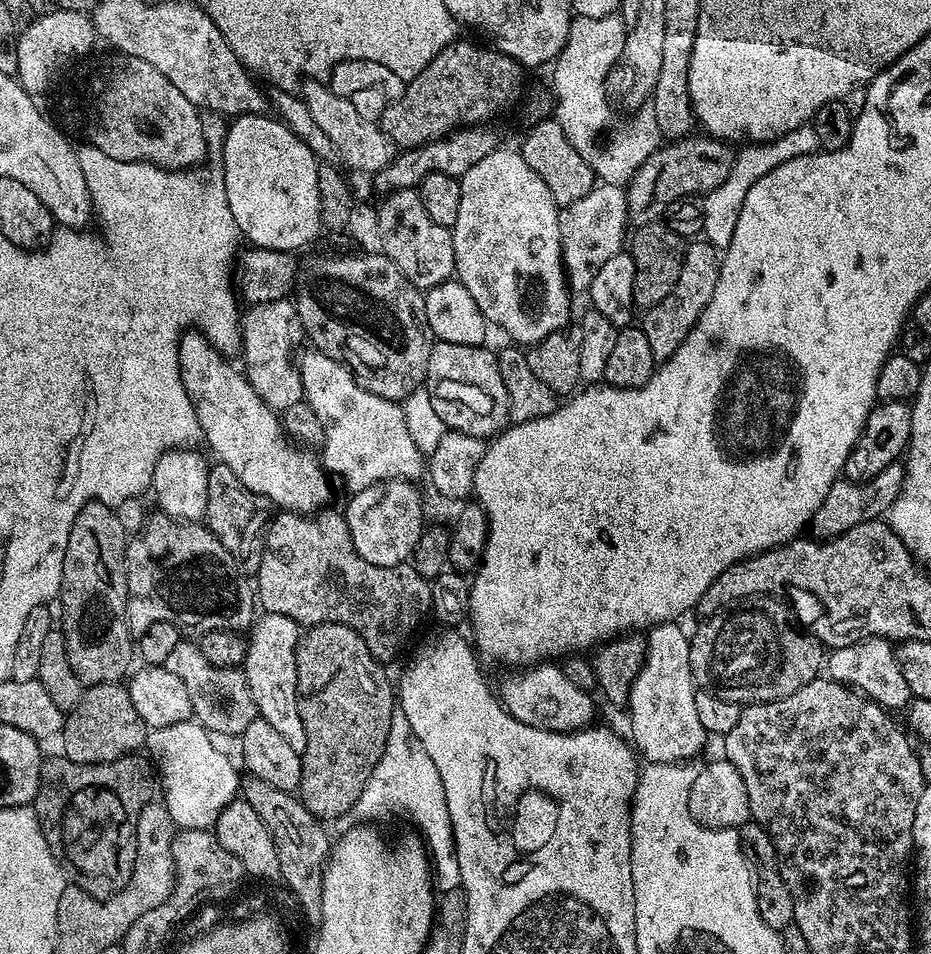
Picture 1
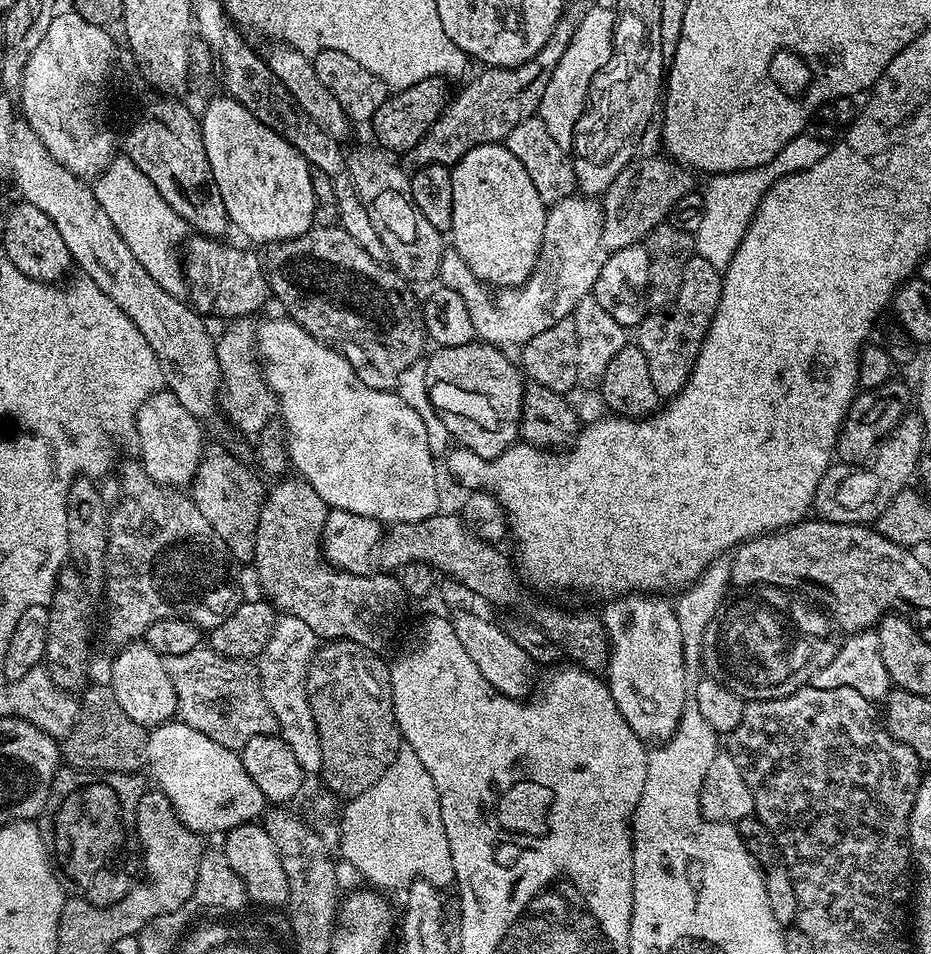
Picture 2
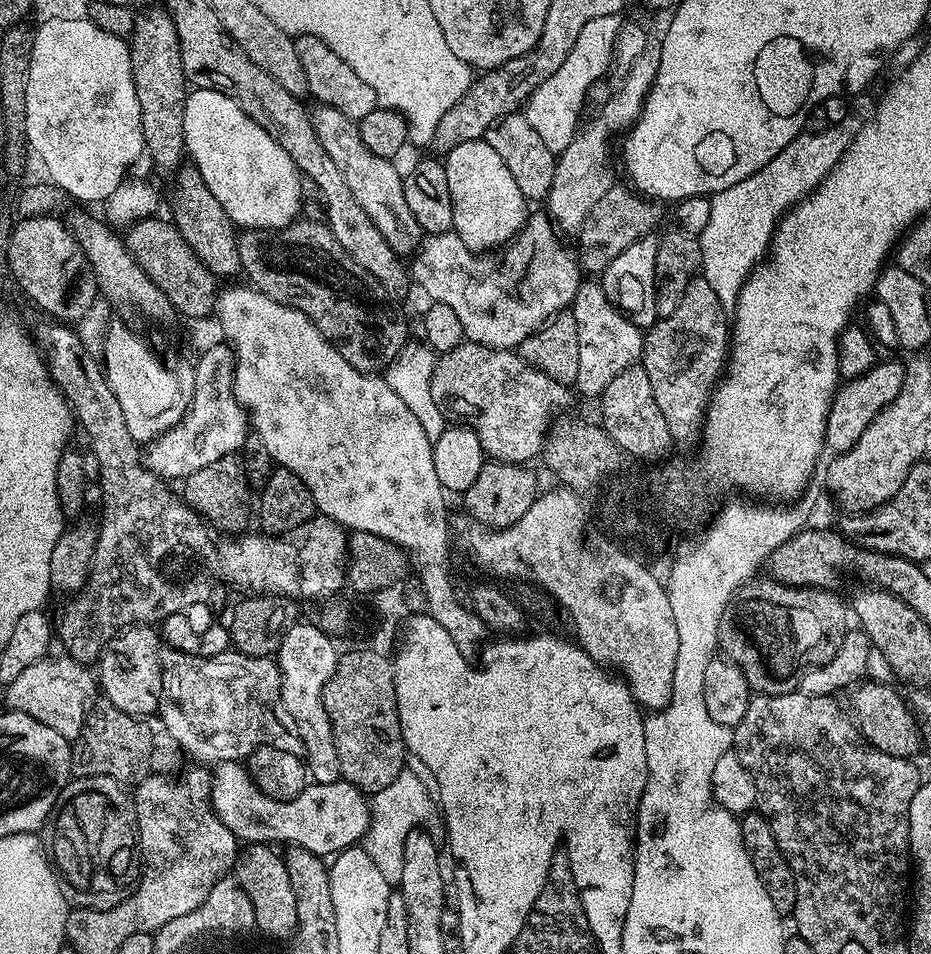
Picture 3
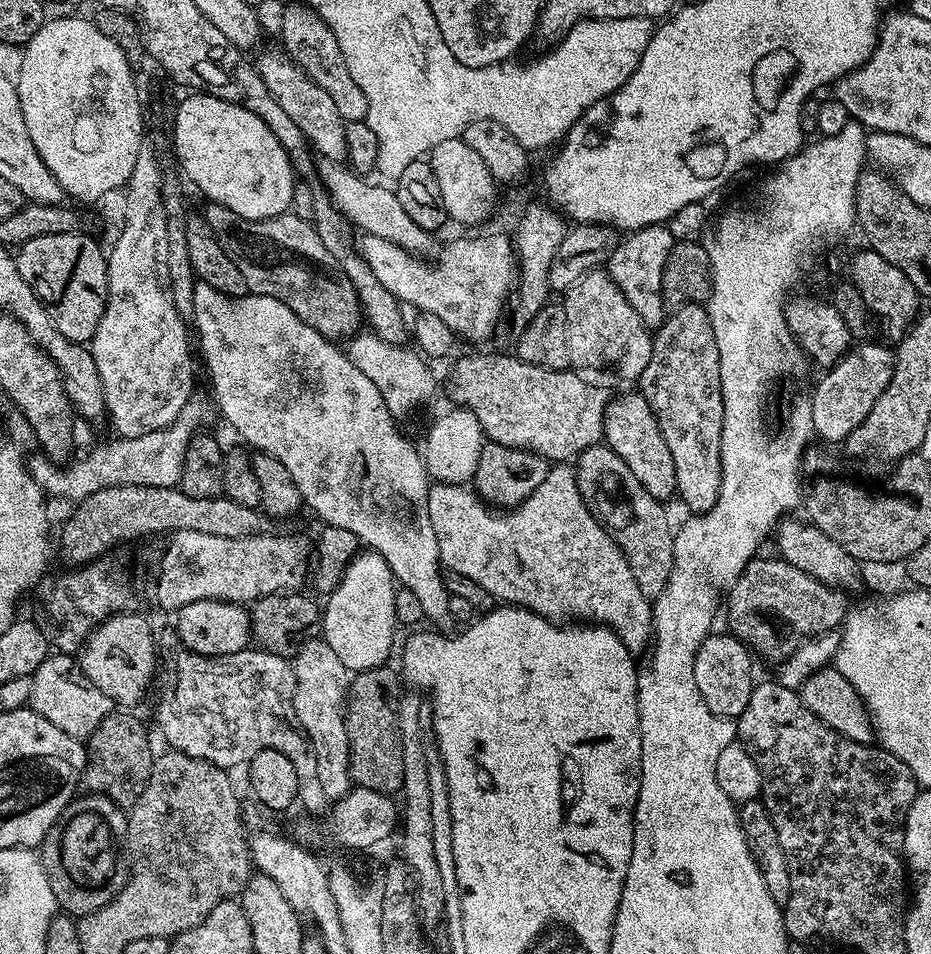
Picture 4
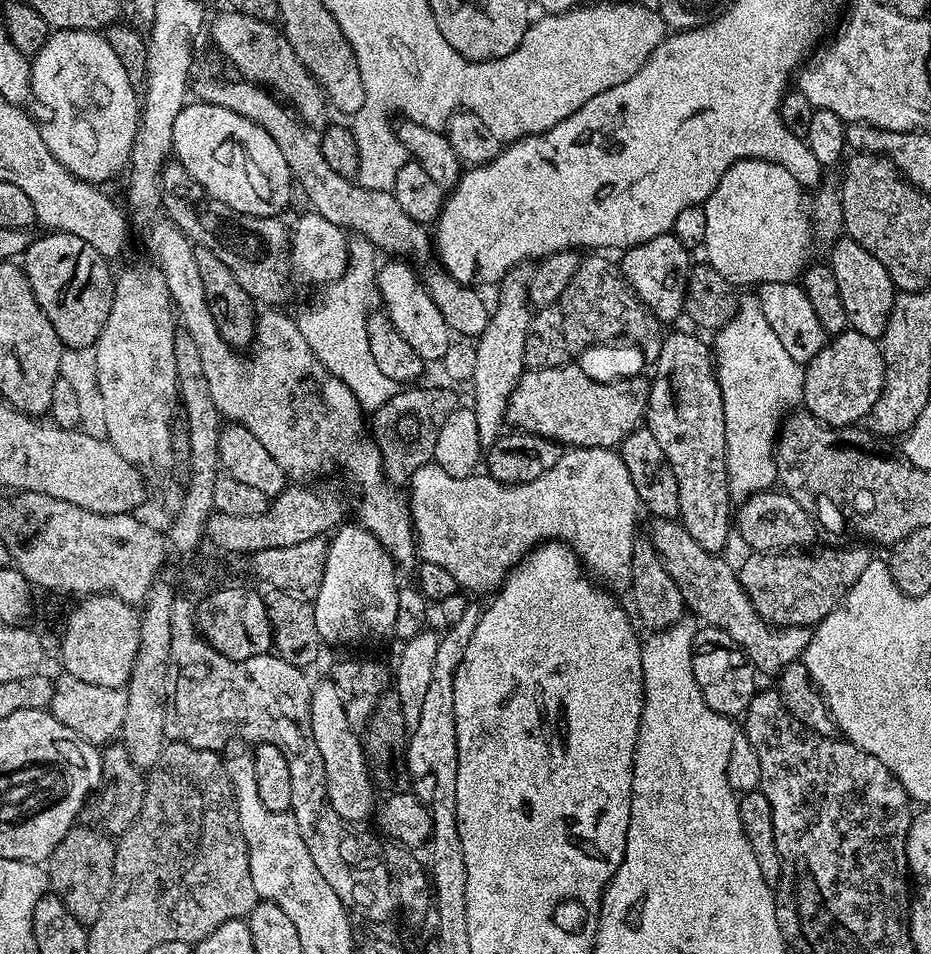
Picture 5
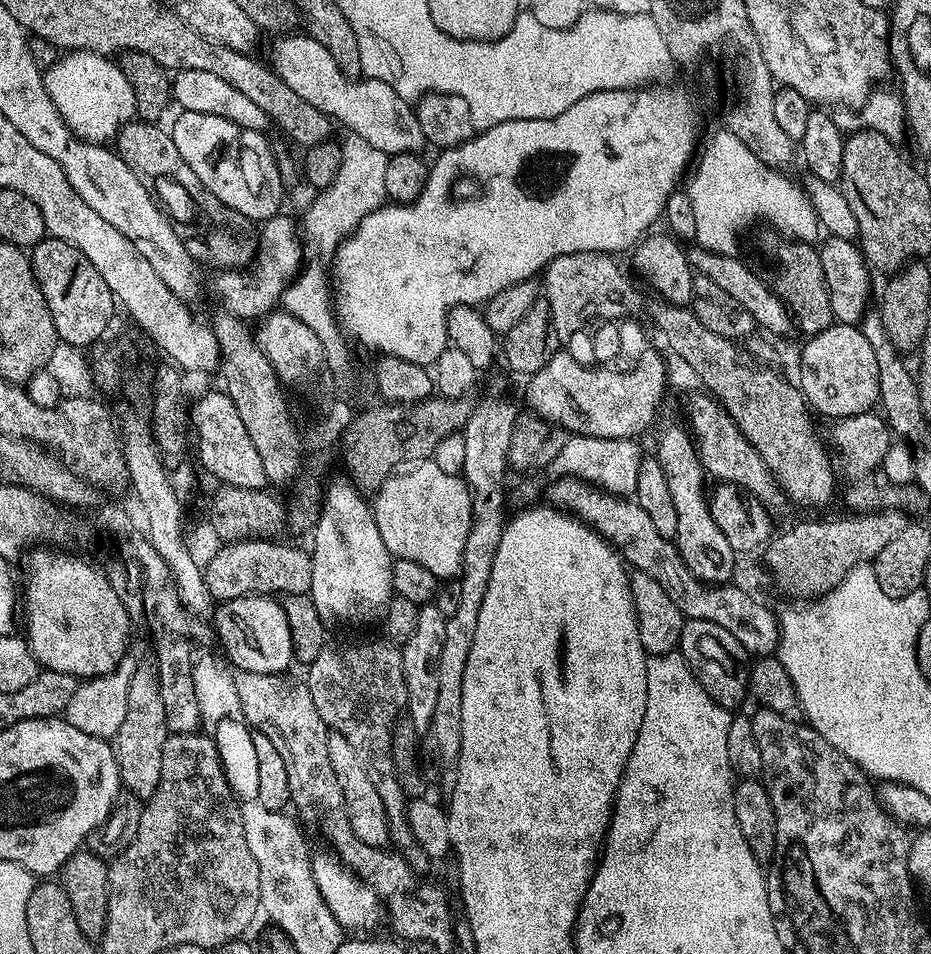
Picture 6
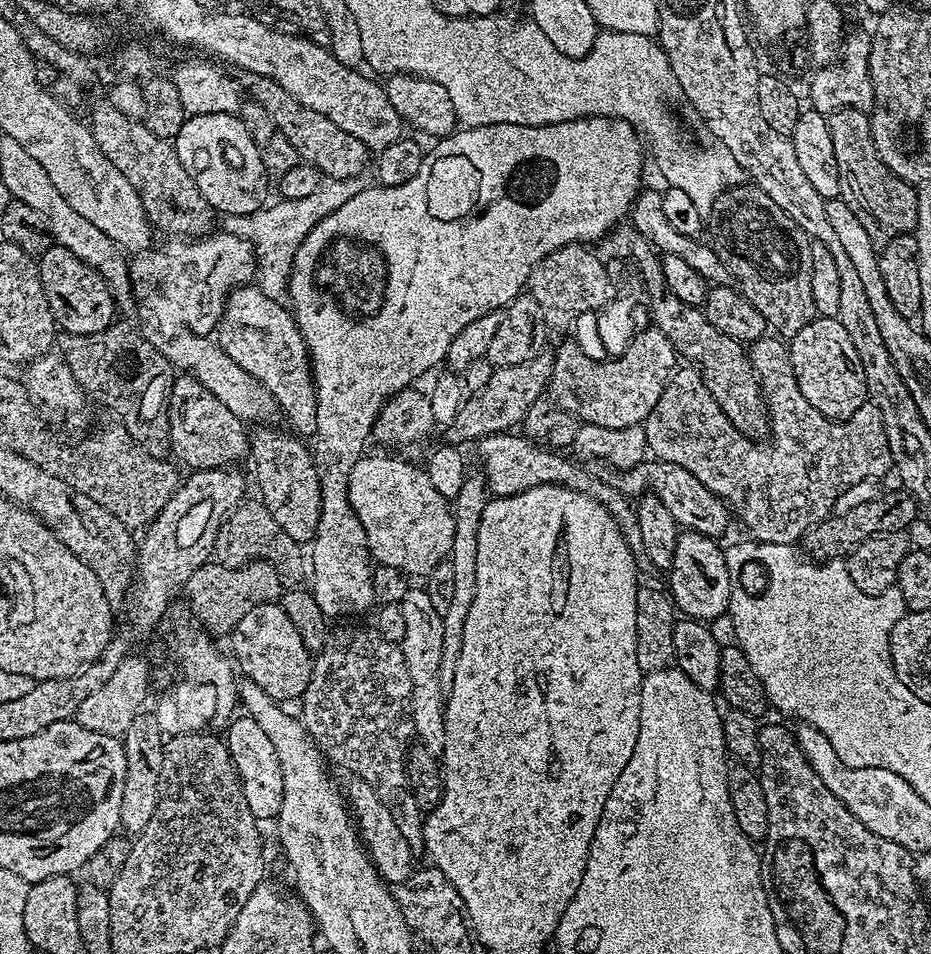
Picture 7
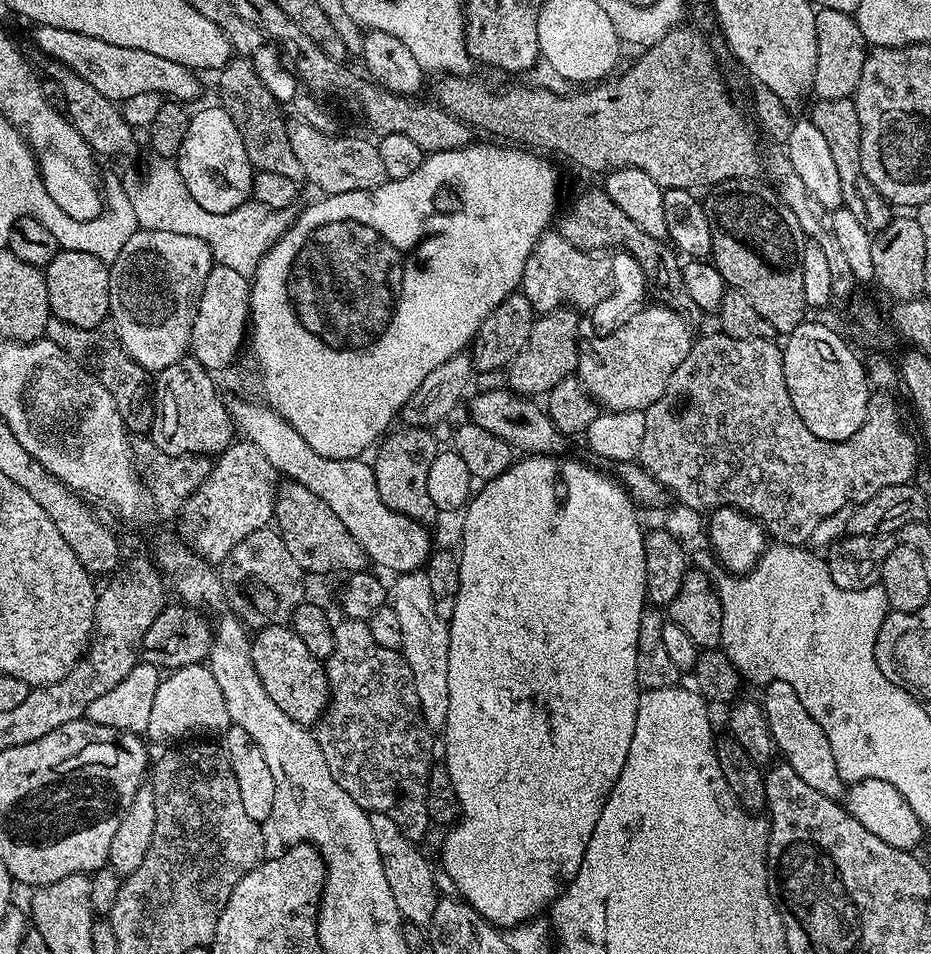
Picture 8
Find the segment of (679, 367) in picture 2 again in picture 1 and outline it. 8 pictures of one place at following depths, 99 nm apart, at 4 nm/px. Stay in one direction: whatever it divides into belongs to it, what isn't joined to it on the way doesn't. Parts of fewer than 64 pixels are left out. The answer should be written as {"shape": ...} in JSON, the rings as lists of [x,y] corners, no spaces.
{"shape":[[[696,238],[684,249],[682,258],[682,270],[678,274],[678,282],[674,282],[674,290],[658,302],[658,306],[647,309],[643,313],[642,327],[650,342],[651,352],[657,362],[668,360],[682,346],[686,334],[700,320],[702,310],[714,298],[714,286],[718,286],[718,274],[720,273],[721,253],[703,238]]]}

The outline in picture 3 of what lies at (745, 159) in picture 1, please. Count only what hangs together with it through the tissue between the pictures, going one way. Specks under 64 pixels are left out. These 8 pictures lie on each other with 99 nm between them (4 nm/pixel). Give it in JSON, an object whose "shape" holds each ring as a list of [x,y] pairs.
{"shape":[[[850,114],[842,122],[829,124],[826,130],[821,132],[805,131],[795,136],[762,170],[750,174],[750,178],[742,178],[742,182],[734,182],[734,186],[726,186],[726,190],[715,192],[710,197],[710,218],[706,230],[698,237],[700,241],[700,272],[702,279],[710,282],[714,294],[718,296],[718,302],[726,310],[735,309],[736,299],[740,297],[742,286],[747,282],[748,275],[759,268],[762,261],[767,257],[768,249],[772,242],[772,235],[776,232],[776,226],[783,218],[784,213],[794,204],[808,197],[819,186],[824,179],[834,170],[834,166],[842,158],[842,154],[852,145],[854,139],[860,132],[862,120],[856,114]]]}

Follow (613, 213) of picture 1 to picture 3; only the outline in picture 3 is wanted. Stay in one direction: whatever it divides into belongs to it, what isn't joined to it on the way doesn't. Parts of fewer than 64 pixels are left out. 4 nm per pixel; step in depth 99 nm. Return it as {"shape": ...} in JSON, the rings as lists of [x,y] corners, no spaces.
{"shape":[[[533,211],[529,215],[520,233],[501,249],[500,260],[496,257],[500,255],[493,253],[471,252],[453,231],[425,235],[421,239],[420,247],[412,258],[412,266],[410,264],[408,268],[411,279],[433,303],[446,305],[454,311],[469,343],[492,349],[517,349],[526,337],[548,323],[557,313],[565,311],[576,297],[582,283],[582,269],[577,253],[562,246],[548,214],[540,212]]]}

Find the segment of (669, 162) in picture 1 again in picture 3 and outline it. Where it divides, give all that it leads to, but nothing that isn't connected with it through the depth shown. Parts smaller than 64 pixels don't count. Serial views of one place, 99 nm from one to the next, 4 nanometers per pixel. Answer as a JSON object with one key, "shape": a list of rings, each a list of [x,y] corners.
{"shape":[[[612,186],[606,194],[602,194],[602,198],[598,198],[598,202],[594,202],[594,210],[590,210],[590,214],[586,214],[586,218],[578,230],[578,237],[580,236],[578,259],[579,265],[585,273],[603,273],[604,268],[610,266],[610,262],[614,262],[614,258],[618,258],[618,254],[622,254],[622,250],[626,250],[626,246],[631,246],[633,242],[638,242],[638,238],[649,235],[653,231],[652,227],[660,220],[660,212],[656,209],[659,207],[655,203],[649,202],[645,197],[633,191],[631,187],[623,187]]]}

